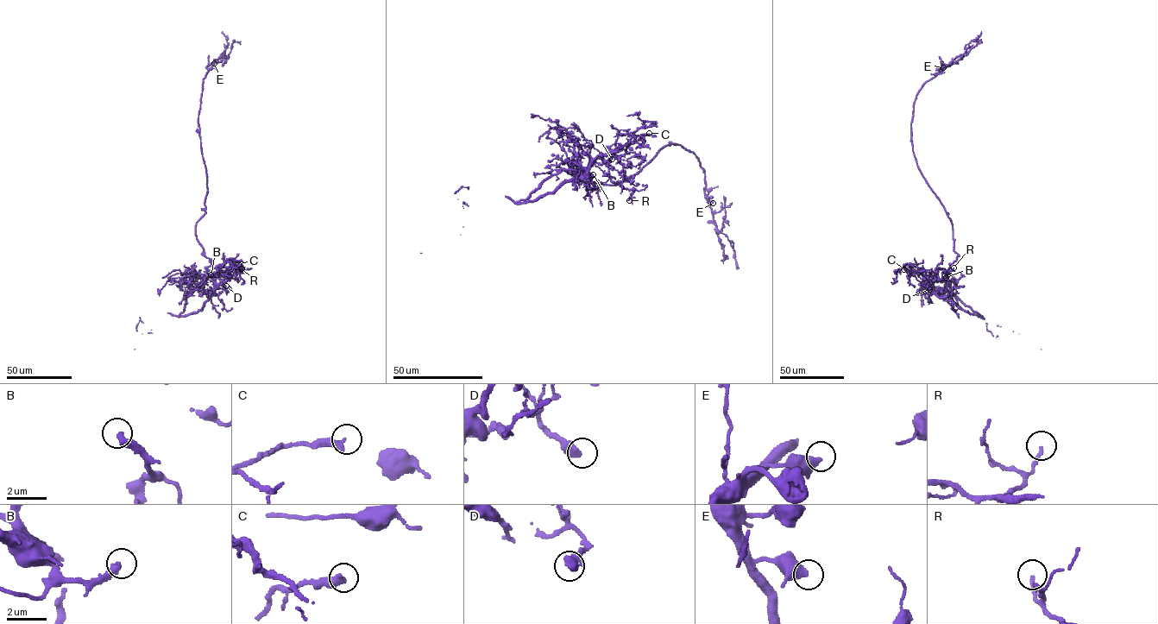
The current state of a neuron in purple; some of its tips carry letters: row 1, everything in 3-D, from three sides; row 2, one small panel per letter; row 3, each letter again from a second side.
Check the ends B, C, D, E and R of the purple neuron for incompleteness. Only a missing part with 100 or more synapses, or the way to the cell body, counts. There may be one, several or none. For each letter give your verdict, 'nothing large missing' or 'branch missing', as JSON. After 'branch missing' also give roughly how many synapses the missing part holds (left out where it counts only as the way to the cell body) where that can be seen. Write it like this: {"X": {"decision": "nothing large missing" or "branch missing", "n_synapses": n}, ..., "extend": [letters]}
{"B": {"decision": "nothing large missing"}, "C": {"decision": "nothing large missing"}, "D": {"decision": "nothing large missing"}, "E": {"decision": "nothing large missing"}, "R": {"decision": "nothing large missing"}, "extend": []}

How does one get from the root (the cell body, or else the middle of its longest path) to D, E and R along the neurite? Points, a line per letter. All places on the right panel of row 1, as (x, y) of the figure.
D: (945, 211), (958, 255), (946, 280), (934, 279), (929, 289)
E: (945, 211), (917, 166), (911, 136), (916, 94), (943, 67)
R: (945, 211), (958, 255), (946, 280), (932, 281), (945, 281), (946, 270), (953, 267)

